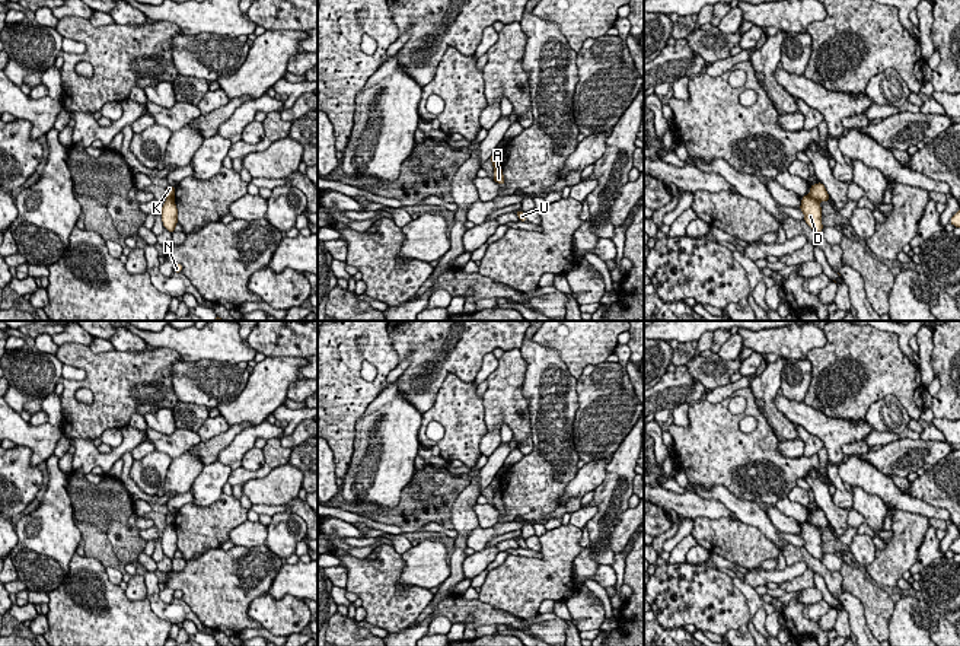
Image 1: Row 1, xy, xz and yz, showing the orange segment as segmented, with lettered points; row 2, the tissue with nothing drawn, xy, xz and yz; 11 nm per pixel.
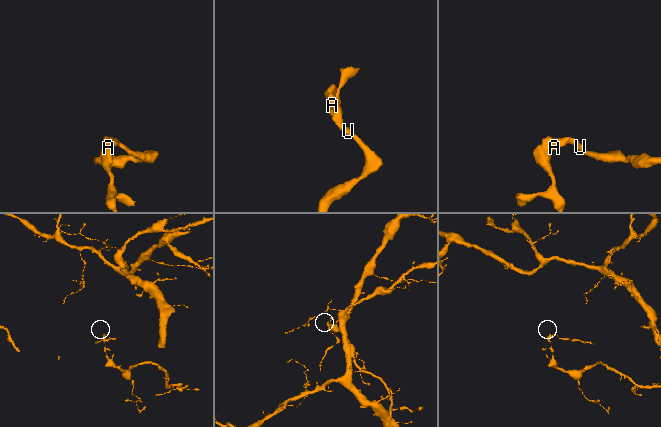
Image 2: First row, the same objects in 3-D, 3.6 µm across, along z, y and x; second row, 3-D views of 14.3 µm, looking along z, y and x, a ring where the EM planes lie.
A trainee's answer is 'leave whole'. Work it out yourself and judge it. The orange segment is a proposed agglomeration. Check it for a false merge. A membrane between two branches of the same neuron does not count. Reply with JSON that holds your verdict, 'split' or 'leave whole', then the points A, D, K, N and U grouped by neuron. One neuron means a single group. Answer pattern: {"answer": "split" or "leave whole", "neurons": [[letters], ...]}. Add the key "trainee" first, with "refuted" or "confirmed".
{"trainee": "refuted", "answer": "split", "neurons": [["A", "K", "U"], ["D", "N"]]}

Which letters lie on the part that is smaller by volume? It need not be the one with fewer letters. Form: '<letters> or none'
A, K, U

